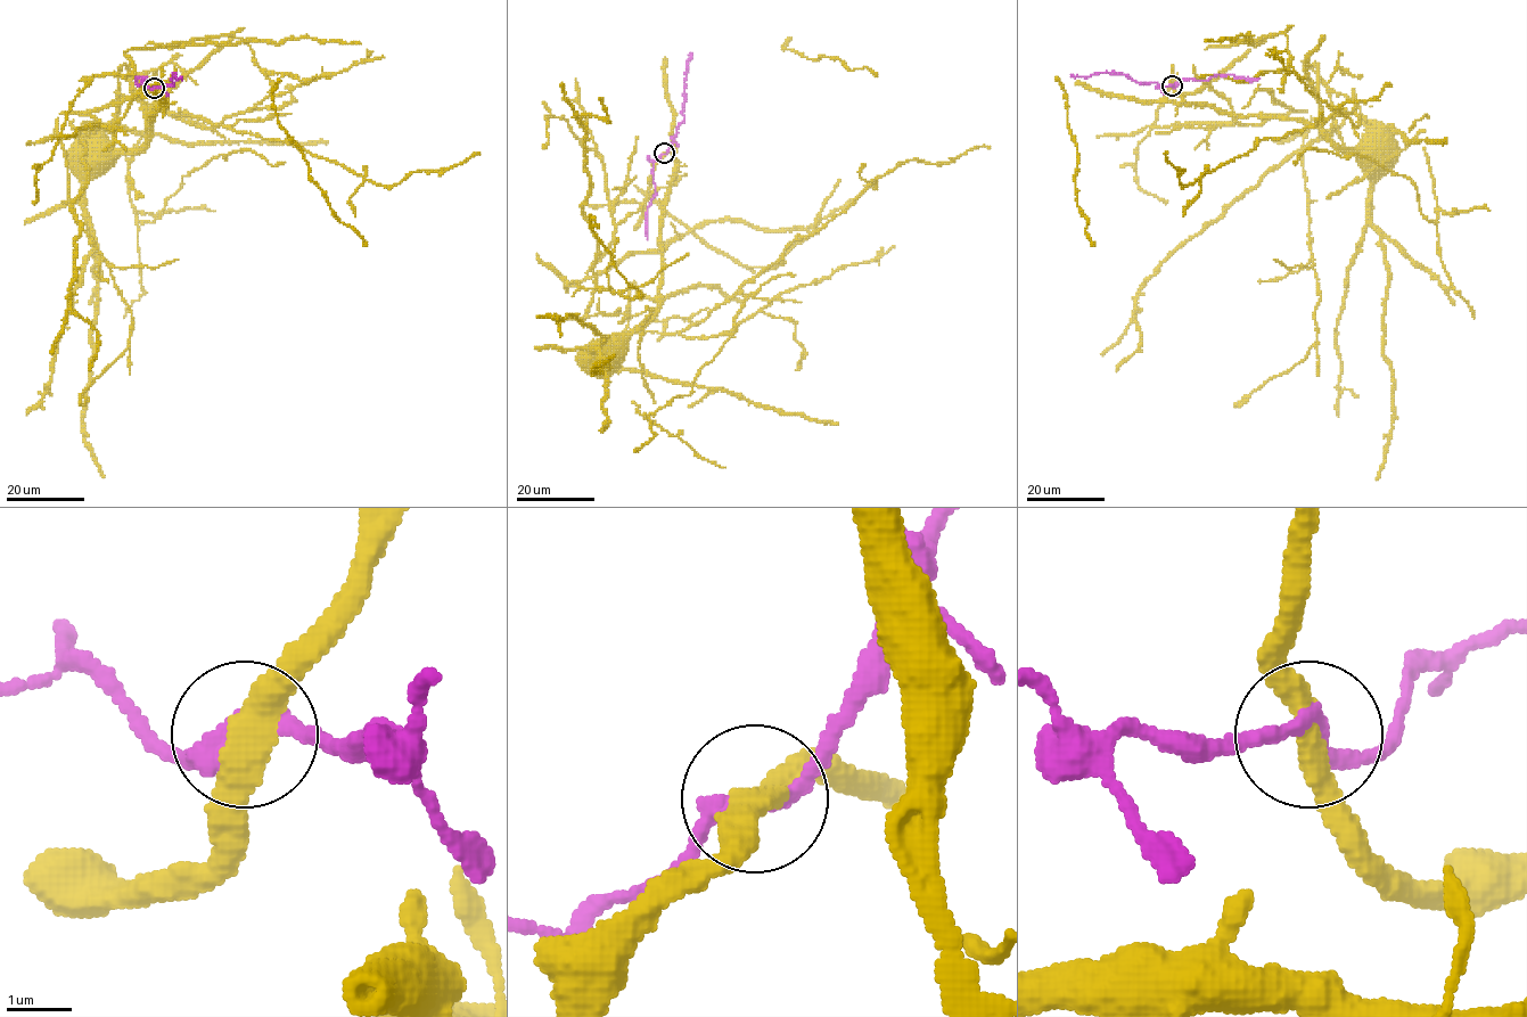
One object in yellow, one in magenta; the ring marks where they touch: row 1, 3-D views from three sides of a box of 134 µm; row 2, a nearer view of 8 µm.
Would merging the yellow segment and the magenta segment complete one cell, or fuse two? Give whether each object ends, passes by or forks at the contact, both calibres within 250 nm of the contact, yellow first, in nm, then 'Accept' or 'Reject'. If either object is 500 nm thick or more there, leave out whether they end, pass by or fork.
At the ring yellow passes by. At the ring magenta passes by. Thickness 440 nm (yellow) against 280 nm. Reject

